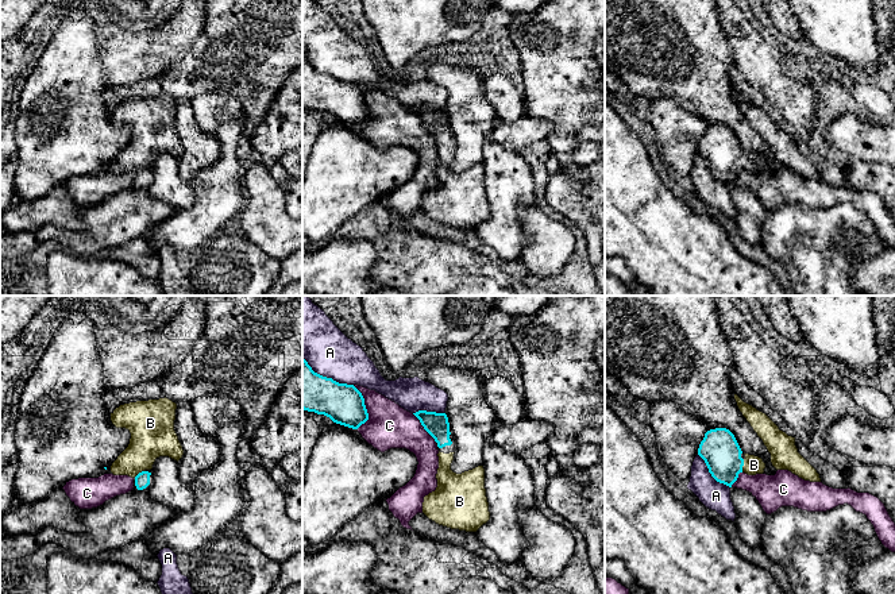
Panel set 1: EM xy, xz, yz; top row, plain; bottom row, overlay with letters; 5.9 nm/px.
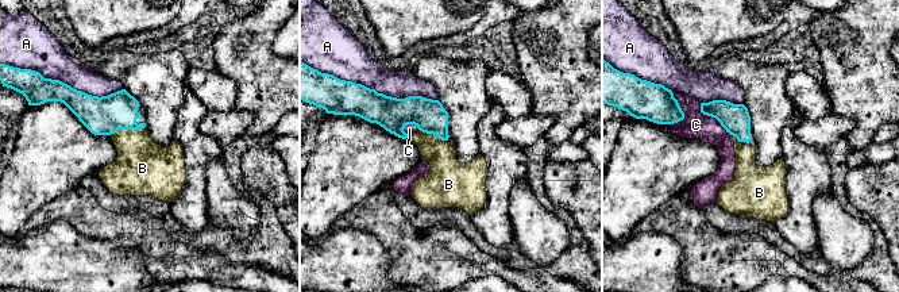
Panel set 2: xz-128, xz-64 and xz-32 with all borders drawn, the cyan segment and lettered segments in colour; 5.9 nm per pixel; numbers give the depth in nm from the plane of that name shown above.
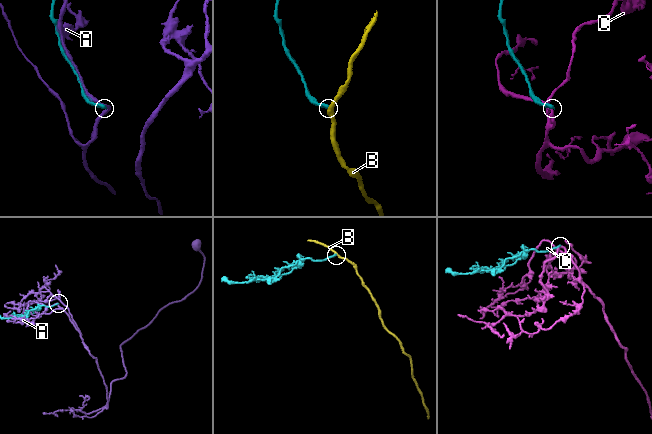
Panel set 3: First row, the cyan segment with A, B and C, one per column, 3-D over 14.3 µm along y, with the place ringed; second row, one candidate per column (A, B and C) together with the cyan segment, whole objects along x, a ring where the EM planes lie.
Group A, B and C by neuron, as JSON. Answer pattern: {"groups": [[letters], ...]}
{"groups": [["A"], ["B"], ["C"]]}

